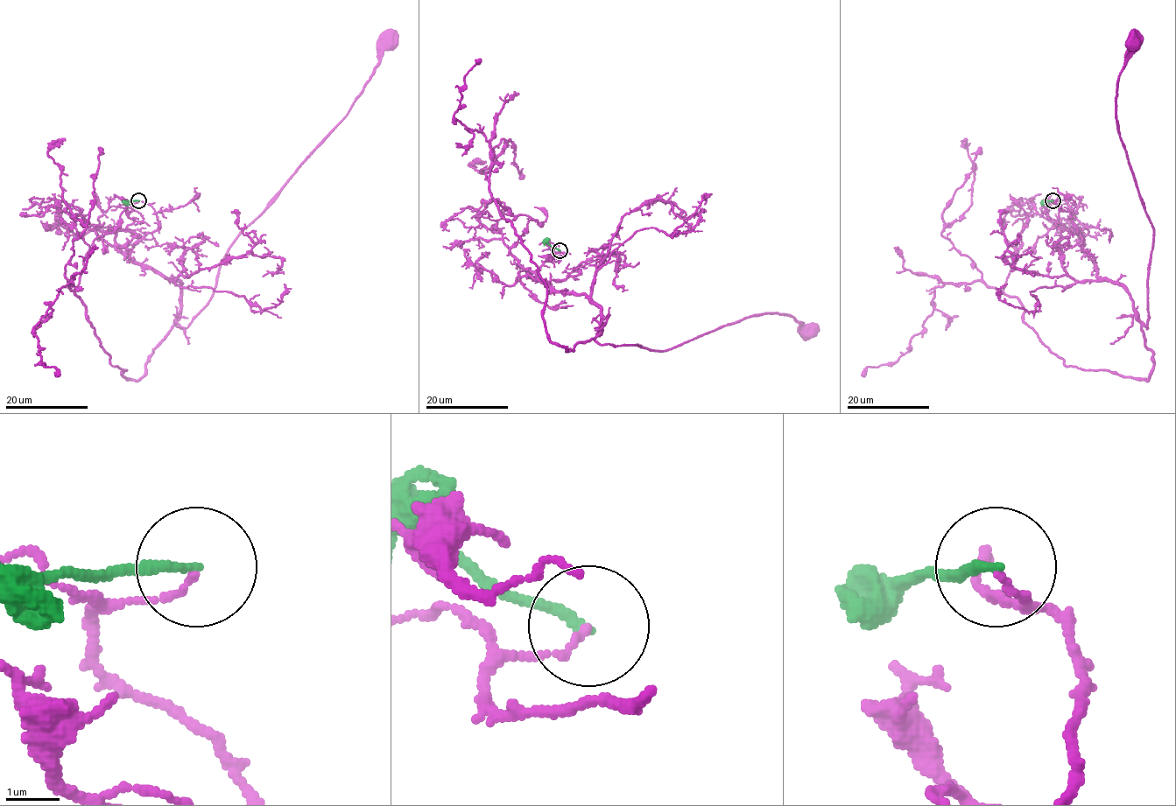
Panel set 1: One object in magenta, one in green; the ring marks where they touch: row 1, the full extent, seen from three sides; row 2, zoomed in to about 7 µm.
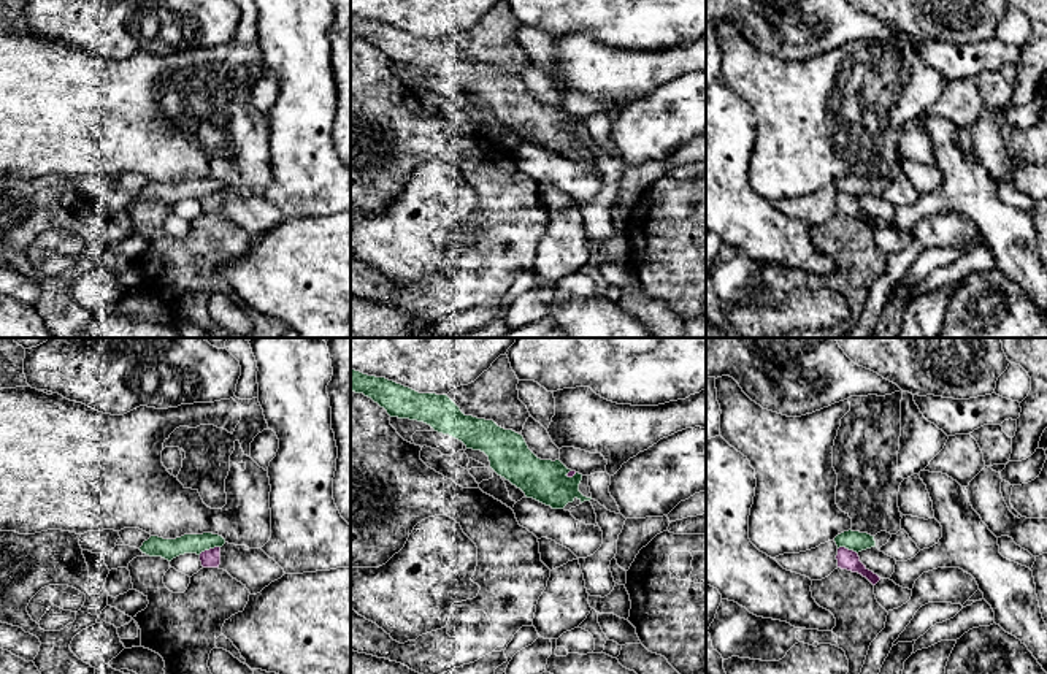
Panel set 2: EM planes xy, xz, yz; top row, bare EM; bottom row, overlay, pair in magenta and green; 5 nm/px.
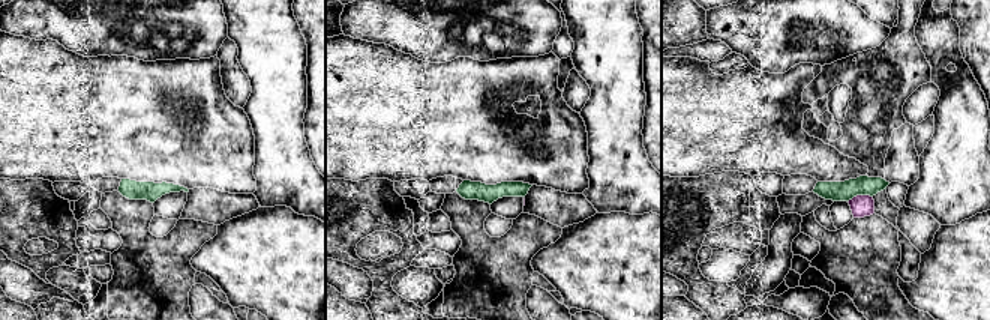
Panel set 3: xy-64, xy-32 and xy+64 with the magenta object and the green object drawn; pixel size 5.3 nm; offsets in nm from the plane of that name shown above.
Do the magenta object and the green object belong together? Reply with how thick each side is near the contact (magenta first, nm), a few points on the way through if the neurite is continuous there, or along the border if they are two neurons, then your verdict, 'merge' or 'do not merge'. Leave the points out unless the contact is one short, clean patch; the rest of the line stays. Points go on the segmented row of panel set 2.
100/110 nm | along xy (219, 546), (199, 554) | do not merge

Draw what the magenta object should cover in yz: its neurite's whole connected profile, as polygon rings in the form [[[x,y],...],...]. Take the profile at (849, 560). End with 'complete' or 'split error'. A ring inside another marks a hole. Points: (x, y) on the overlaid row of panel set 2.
[[[839,547],[838,549],[838,555],[836,555],[836,560],[838,560],[838,568],[841,569],[847,569],[847,571],[852,571],[852,573],[858,573],[861,574],[863,577],[866,577],[872,585],[876,585],[880,577],[877,574],[874,574],[872,571],[869,571],[861,561],[860,561],[860,557],[857,552],[853,550],[849,550],[846,547]]]; complete

